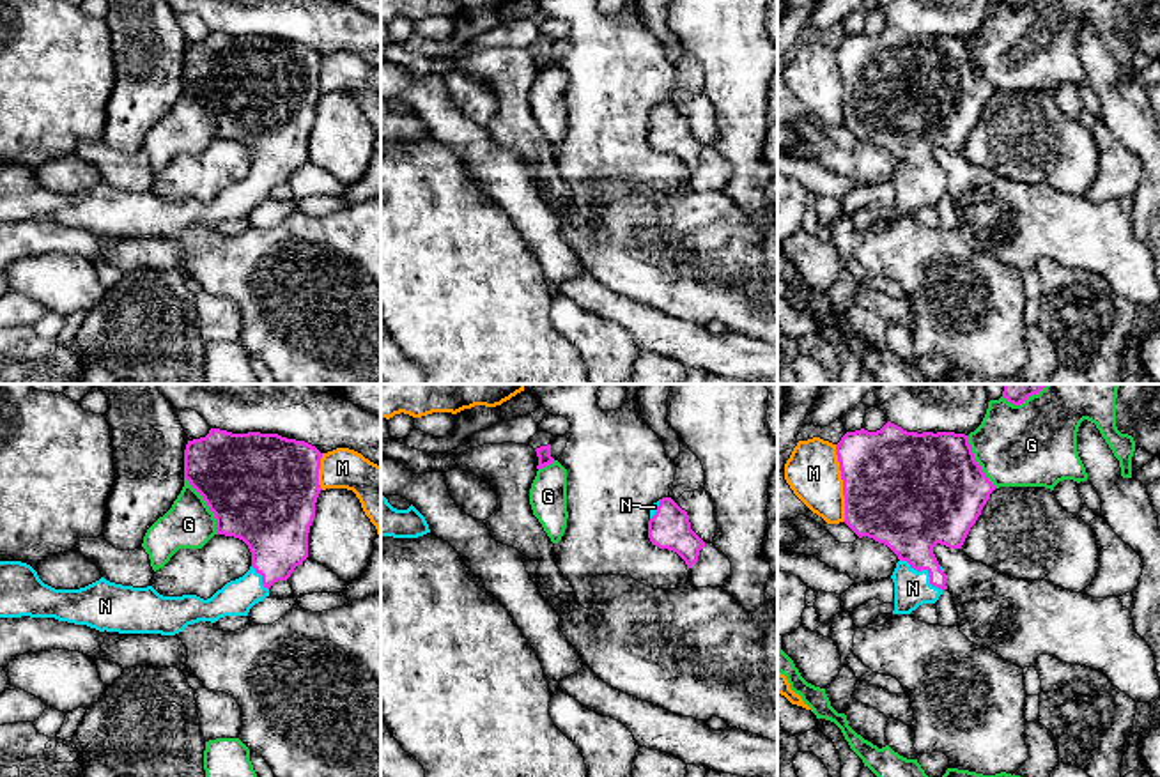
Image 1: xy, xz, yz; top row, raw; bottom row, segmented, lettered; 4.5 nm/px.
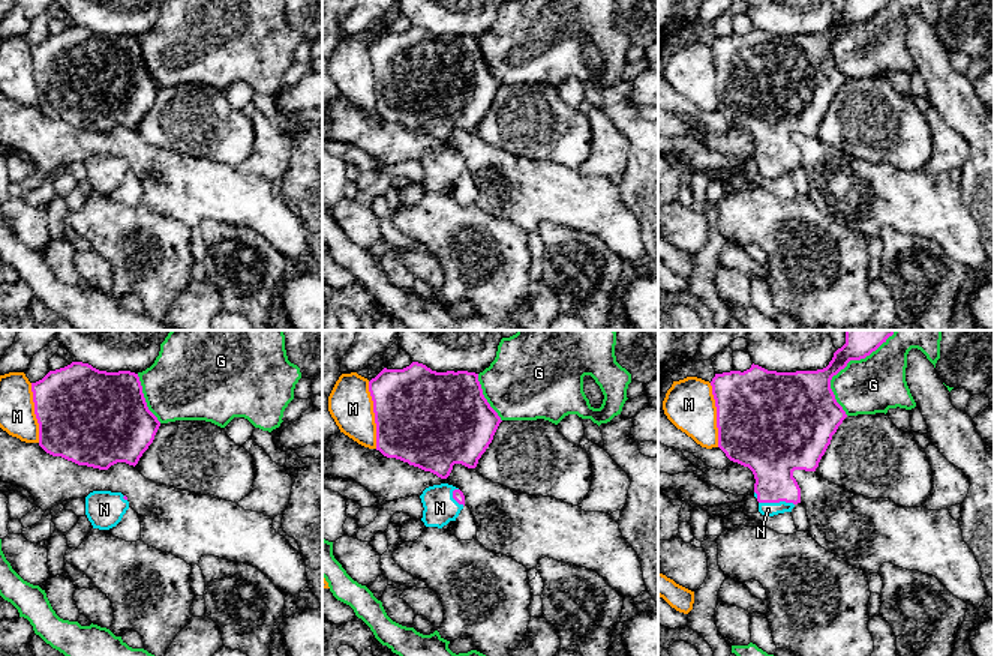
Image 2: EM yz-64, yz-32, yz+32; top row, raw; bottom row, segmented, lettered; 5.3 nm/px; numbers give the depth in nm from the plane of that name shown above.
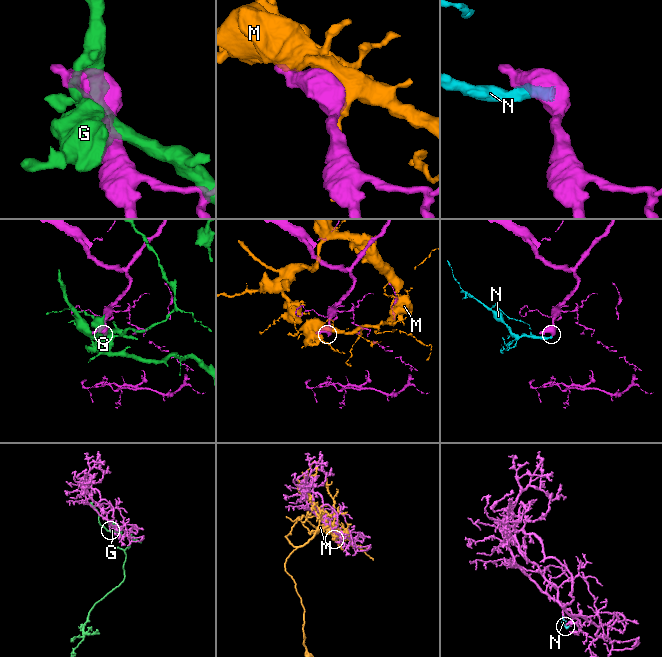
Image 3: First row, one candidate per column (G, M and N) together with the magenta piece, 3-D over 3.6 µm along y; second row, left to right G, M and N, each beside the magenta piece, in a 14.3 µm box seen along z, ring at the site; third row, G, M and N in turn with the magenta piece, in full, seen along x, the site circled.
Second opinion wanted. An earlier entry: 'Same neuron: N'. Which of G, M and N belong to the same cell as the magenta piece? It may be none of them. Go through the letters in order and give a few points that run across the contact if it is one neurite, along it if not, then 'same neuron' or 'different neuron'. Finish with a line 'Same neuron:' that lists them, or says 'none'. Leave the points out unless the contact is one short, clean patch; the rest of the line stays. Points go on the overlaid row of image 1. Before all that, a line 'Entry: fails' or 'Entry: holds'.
Entry: holds
G: different neuron
M: different neuron
N: line yz (911, 515), (916, 560), (925, 569), (912, 588); same neuron
Same neuron: N

